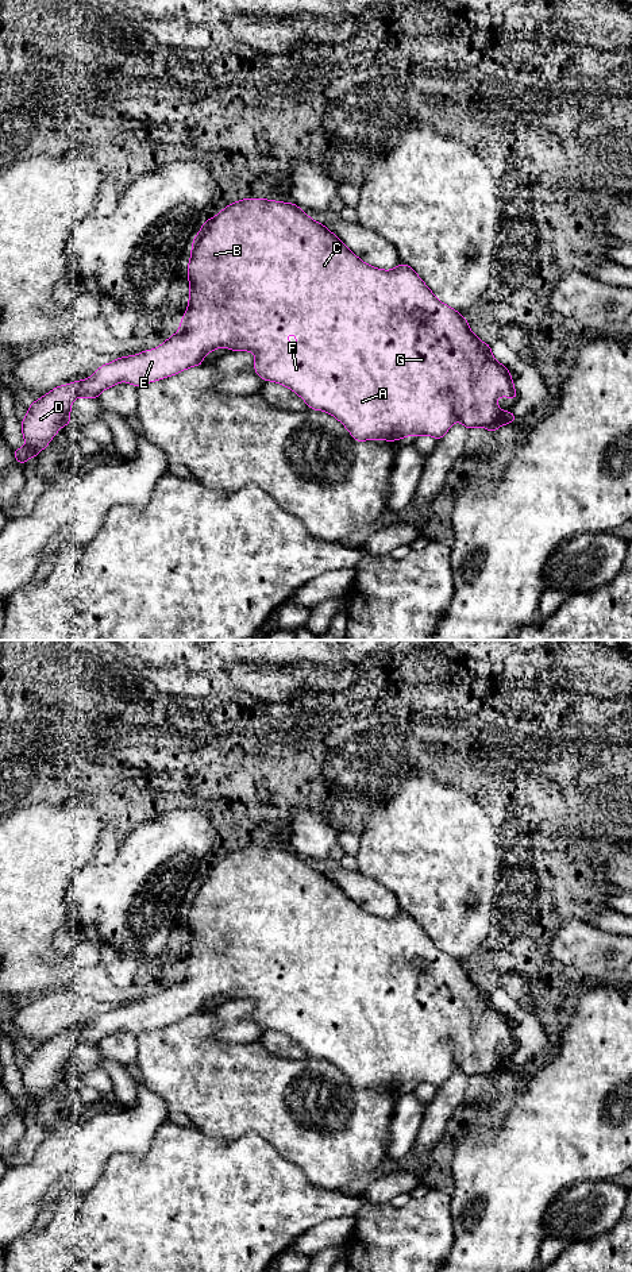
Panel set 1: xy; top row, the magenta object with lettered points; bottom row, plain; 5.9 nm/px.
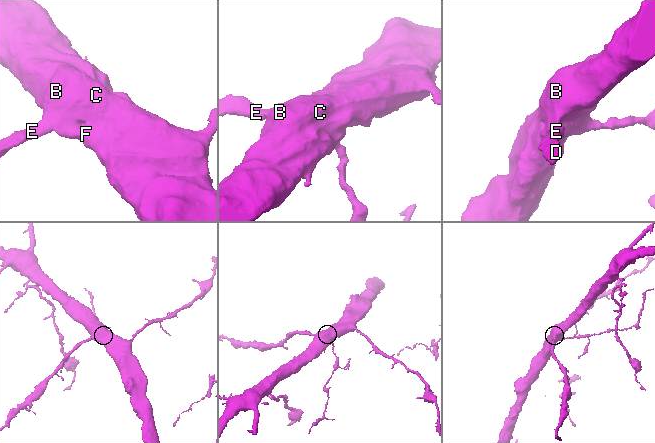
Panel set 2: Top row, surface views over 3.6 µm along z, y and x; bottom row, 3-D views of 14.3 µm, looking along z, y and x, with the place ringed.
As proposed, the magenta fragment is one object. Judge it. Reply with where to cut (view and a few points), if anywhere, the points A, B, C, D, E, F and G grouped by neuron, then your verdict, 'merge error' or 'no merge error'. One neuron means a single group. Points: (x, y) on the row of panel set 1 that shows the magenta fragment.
cut none; groups A B C D E F G; no merge error

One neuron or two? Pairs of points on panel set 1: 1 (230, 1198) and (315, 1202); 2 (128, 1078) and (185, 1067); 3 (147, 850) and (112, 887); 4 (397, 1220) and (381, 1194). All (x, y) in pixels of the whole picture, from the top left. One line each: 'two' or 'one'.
1: one
2: two
3: one
4: two

